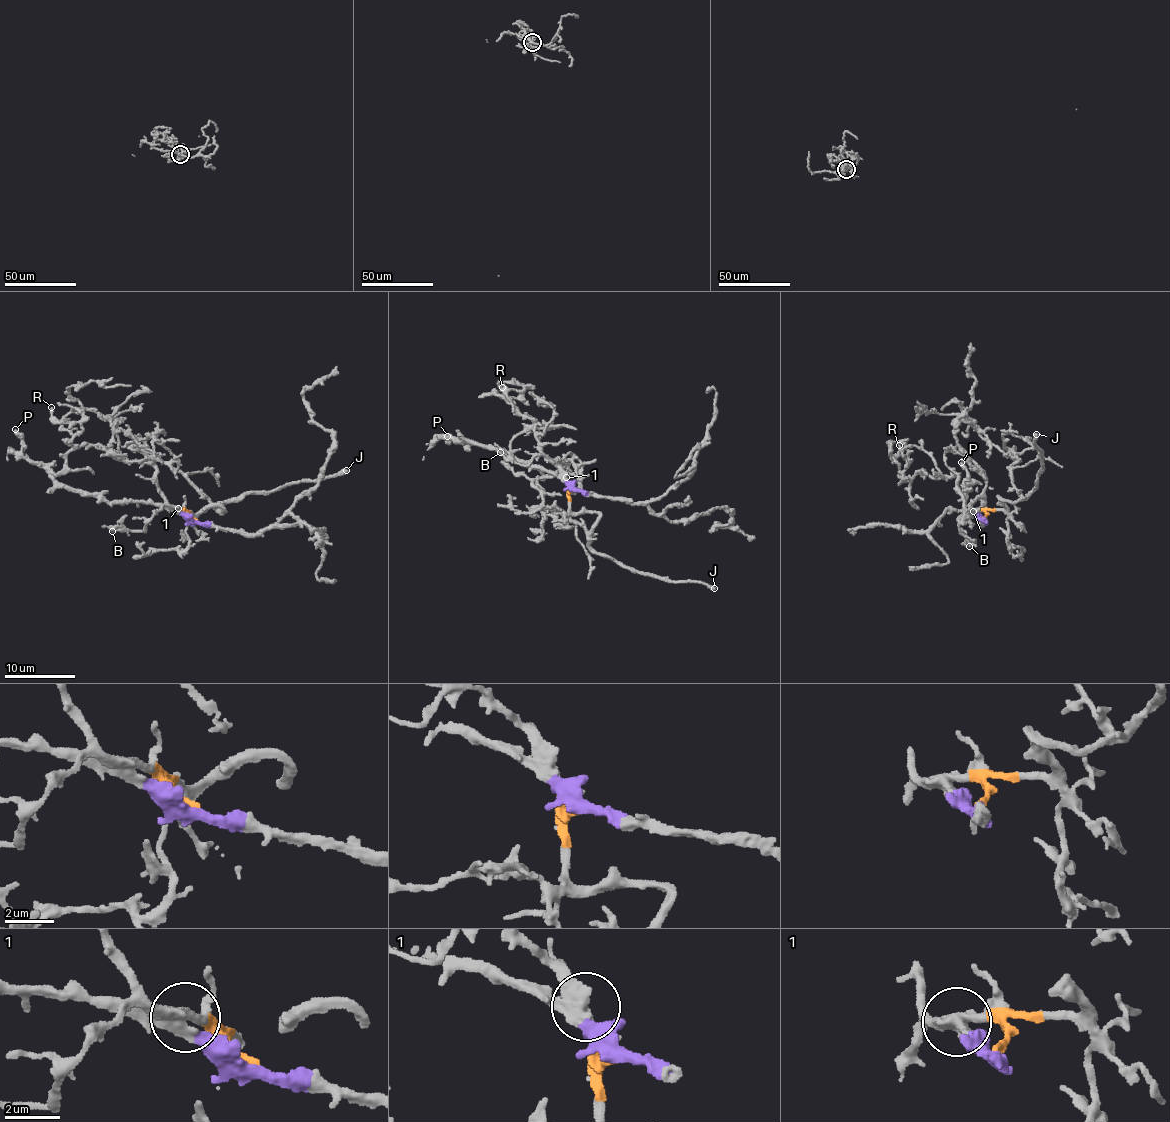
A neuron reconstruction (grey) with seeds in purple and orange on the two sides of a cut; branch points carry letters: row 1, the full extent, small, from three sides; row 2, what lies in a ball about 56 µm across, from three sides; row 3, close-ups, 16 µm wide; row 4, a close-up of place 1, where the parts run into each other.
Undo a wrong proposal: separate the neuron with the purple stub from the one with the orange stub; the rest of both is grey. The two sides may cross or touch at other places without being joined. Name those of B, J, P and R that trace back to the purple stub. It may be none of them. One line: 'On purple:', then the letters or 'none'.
On purple: P

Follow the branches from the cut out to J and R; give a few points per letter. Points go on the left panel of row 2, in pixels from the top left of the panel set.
J: (195, 520), (188, 513), (217, 505), (222, 512), (223, 503), (249, 493), (322, 480), (347, 470)
R: (195, 520), (166, 501), (148, 463), (118, 459), (98, 445), (71, 444), (81, 425), (58, 421), (50, 408)

